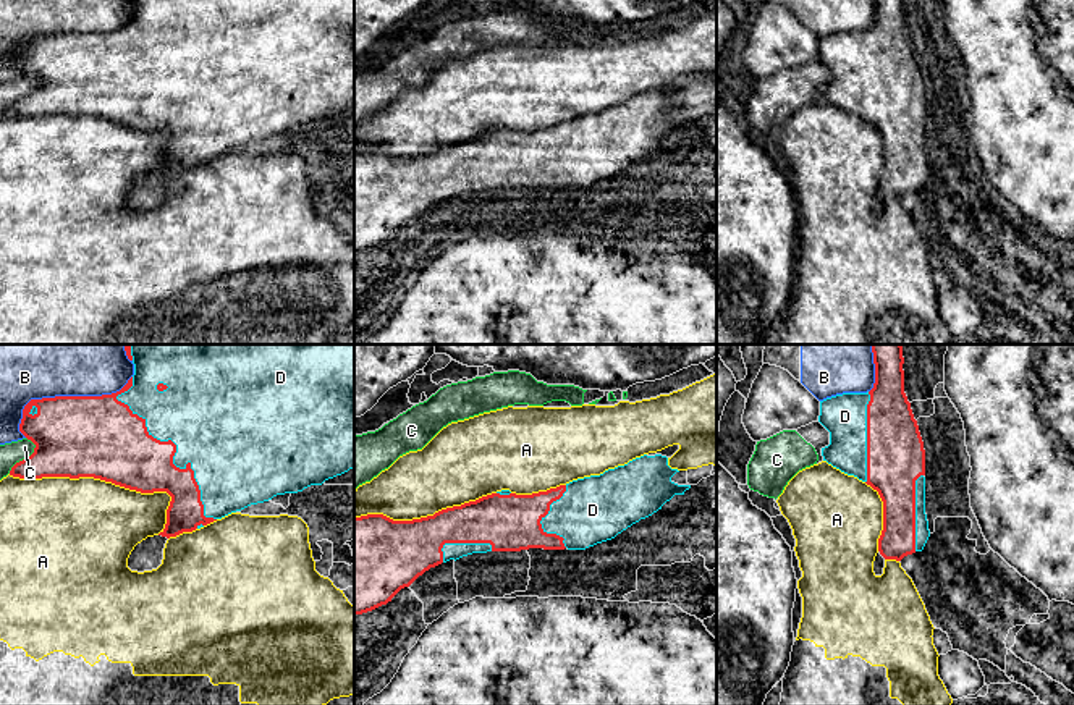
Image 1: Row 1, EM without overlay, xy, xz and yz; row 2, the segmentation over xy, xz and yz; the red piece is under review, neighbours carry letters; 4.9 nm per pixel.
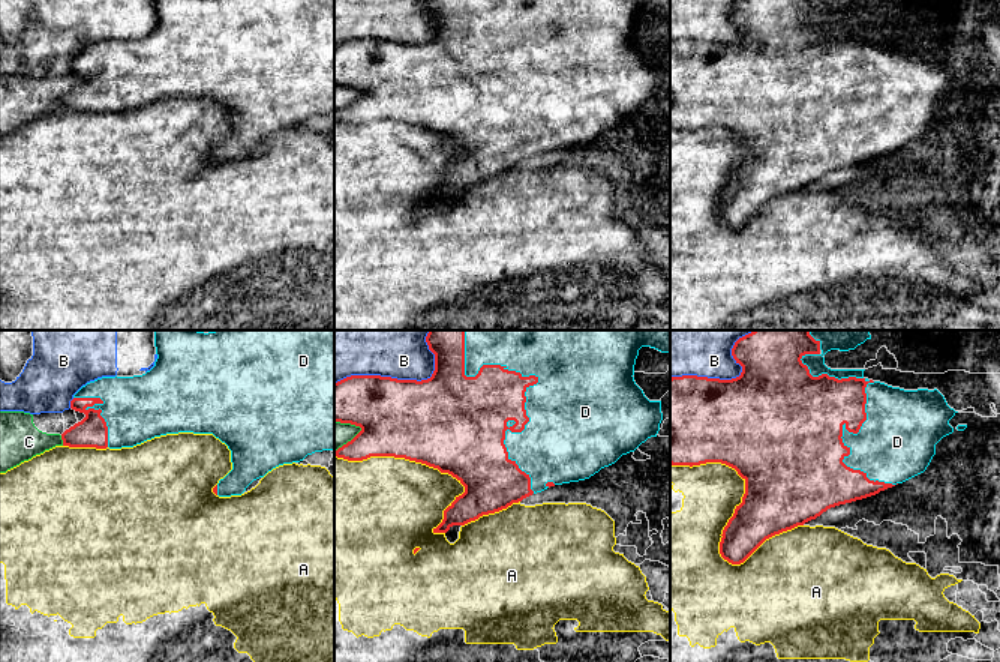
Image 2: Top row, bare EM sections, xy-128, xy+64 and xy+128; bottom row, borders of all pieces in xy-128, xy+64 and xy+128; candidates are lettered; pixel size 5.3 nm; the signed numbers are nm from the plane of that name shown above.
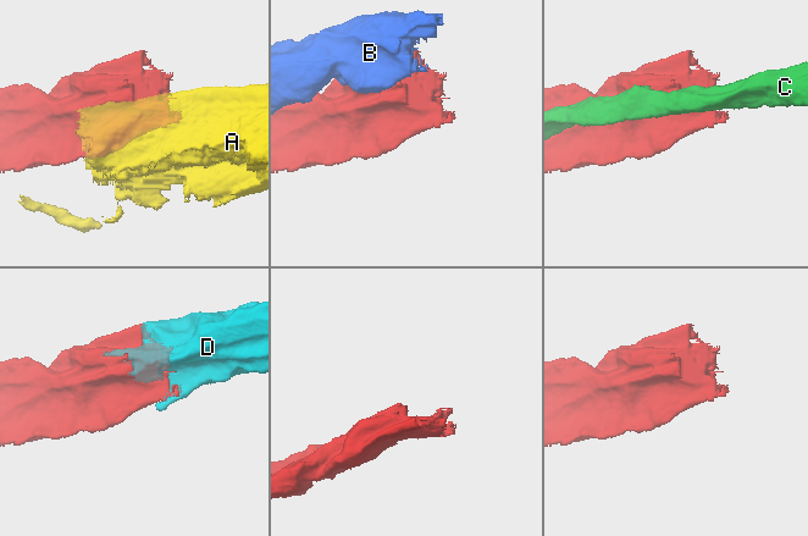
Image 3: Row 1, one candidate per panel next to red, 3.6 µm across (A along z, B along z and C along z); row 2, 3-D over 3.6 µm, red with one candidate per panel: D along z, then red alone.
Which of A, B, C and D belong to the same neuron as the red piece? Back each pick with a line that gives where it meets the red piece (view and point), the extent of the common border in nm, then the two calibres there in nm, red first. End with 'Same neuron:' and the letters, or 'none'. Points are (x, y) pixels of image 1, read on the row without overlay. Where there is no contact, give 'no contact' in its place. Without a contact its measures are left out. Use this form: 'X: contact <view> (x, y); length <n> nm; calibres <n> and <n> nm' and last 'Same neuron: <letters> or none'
D: contact xy (175, 86); length 850 nm; calibres 300 and 480 nm
Same neuron: D

